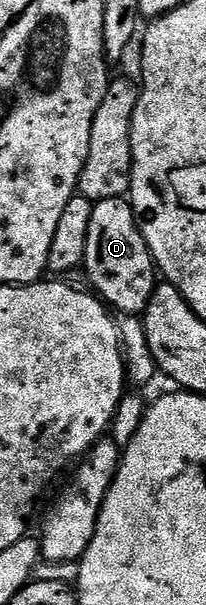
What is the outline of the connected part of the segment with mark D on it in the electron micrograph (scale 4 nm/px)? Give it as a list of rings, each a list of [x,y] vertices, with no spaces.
[[[126,198],[94,203],[92,224],[88,224],[88,248],[84,271],[90,277],[93,293],[107,307],[122,310],[123,315],[141,315],[156,285],[156,267],[148,244],[134,218]]]

